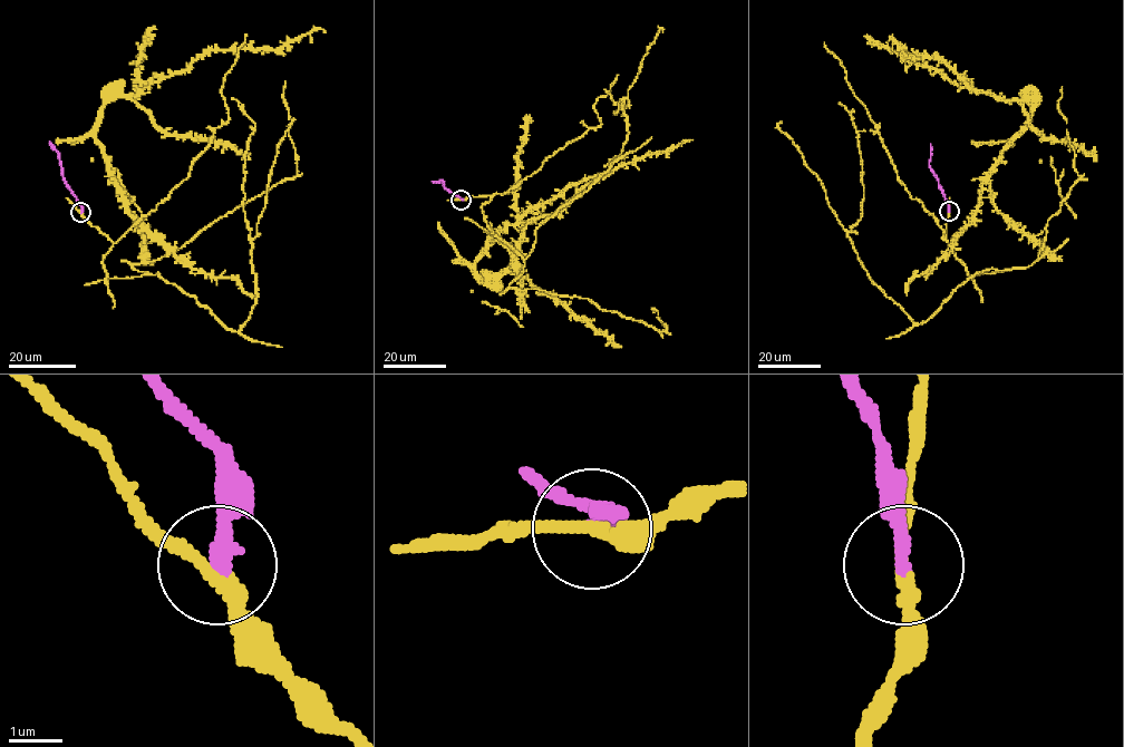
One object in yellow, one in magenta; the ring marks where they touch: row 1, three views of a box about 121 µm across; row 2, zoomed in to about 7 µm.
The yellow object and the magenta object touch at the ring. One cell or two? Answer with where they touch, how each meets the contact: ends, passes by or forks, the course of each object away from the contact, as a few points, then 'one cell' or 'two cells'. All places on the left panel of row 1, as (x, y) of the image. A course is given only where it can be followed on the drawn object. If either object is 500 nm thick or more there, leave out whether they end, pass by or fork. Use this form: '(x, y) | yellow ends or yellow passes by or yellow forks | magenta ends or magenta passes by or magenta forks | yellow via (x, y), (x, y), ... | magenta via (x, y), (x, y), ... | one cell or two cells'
(80, 212) | yellow passes by | magenta ends | yellow via (80, 212), (113, 242), (108, 283), (147, 273), (96, 136), (104, 106), (211, 50), (325, 32) | magenta via (80, 212), (80, 204), (64, 176), (58, 153), (49, 142) | two cells

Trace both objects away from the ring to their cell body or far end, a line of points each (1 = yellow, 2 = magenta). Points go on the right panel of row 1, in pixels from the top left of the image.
1: (949, 211), (946, 239), (972, 279), (1046, 253), (996, 210), (988, 181), (1032, 107), (977, 94), (889, 40)
2: (949, 211), (929, 164), (930, 144)

